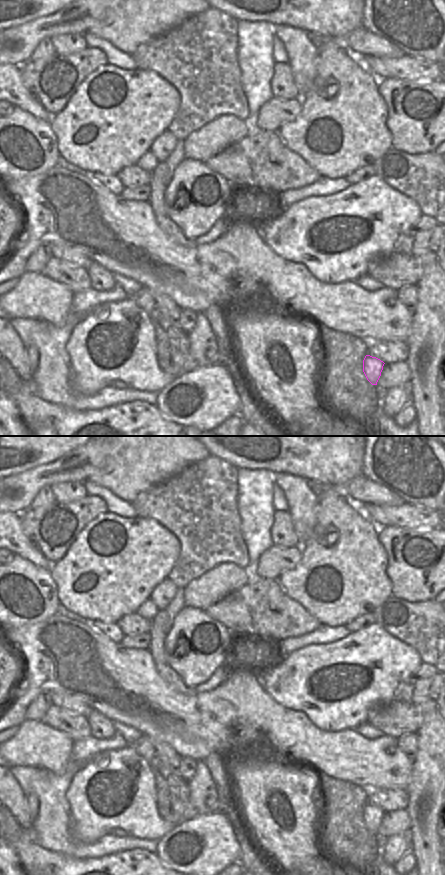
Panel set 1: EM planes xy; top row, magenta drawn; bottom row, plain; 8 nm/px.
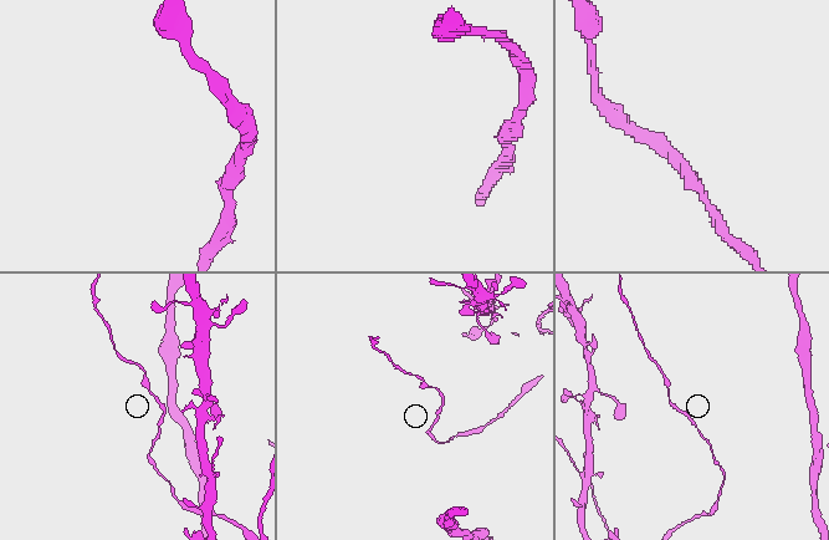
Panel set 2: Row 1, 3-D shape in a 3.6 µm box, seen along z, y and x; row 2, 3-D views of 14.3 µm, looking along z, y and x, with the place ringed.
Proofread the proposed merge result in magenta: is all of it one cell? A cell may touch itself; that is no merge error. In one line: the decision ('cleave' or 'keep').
keep

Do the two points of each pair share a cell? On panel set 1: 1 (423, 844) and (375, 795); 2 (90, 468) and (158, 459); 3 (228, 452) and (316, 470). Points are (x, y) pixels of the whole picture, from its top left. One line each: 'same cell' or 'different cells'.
1: different cells
2: same cell
3: same cell

